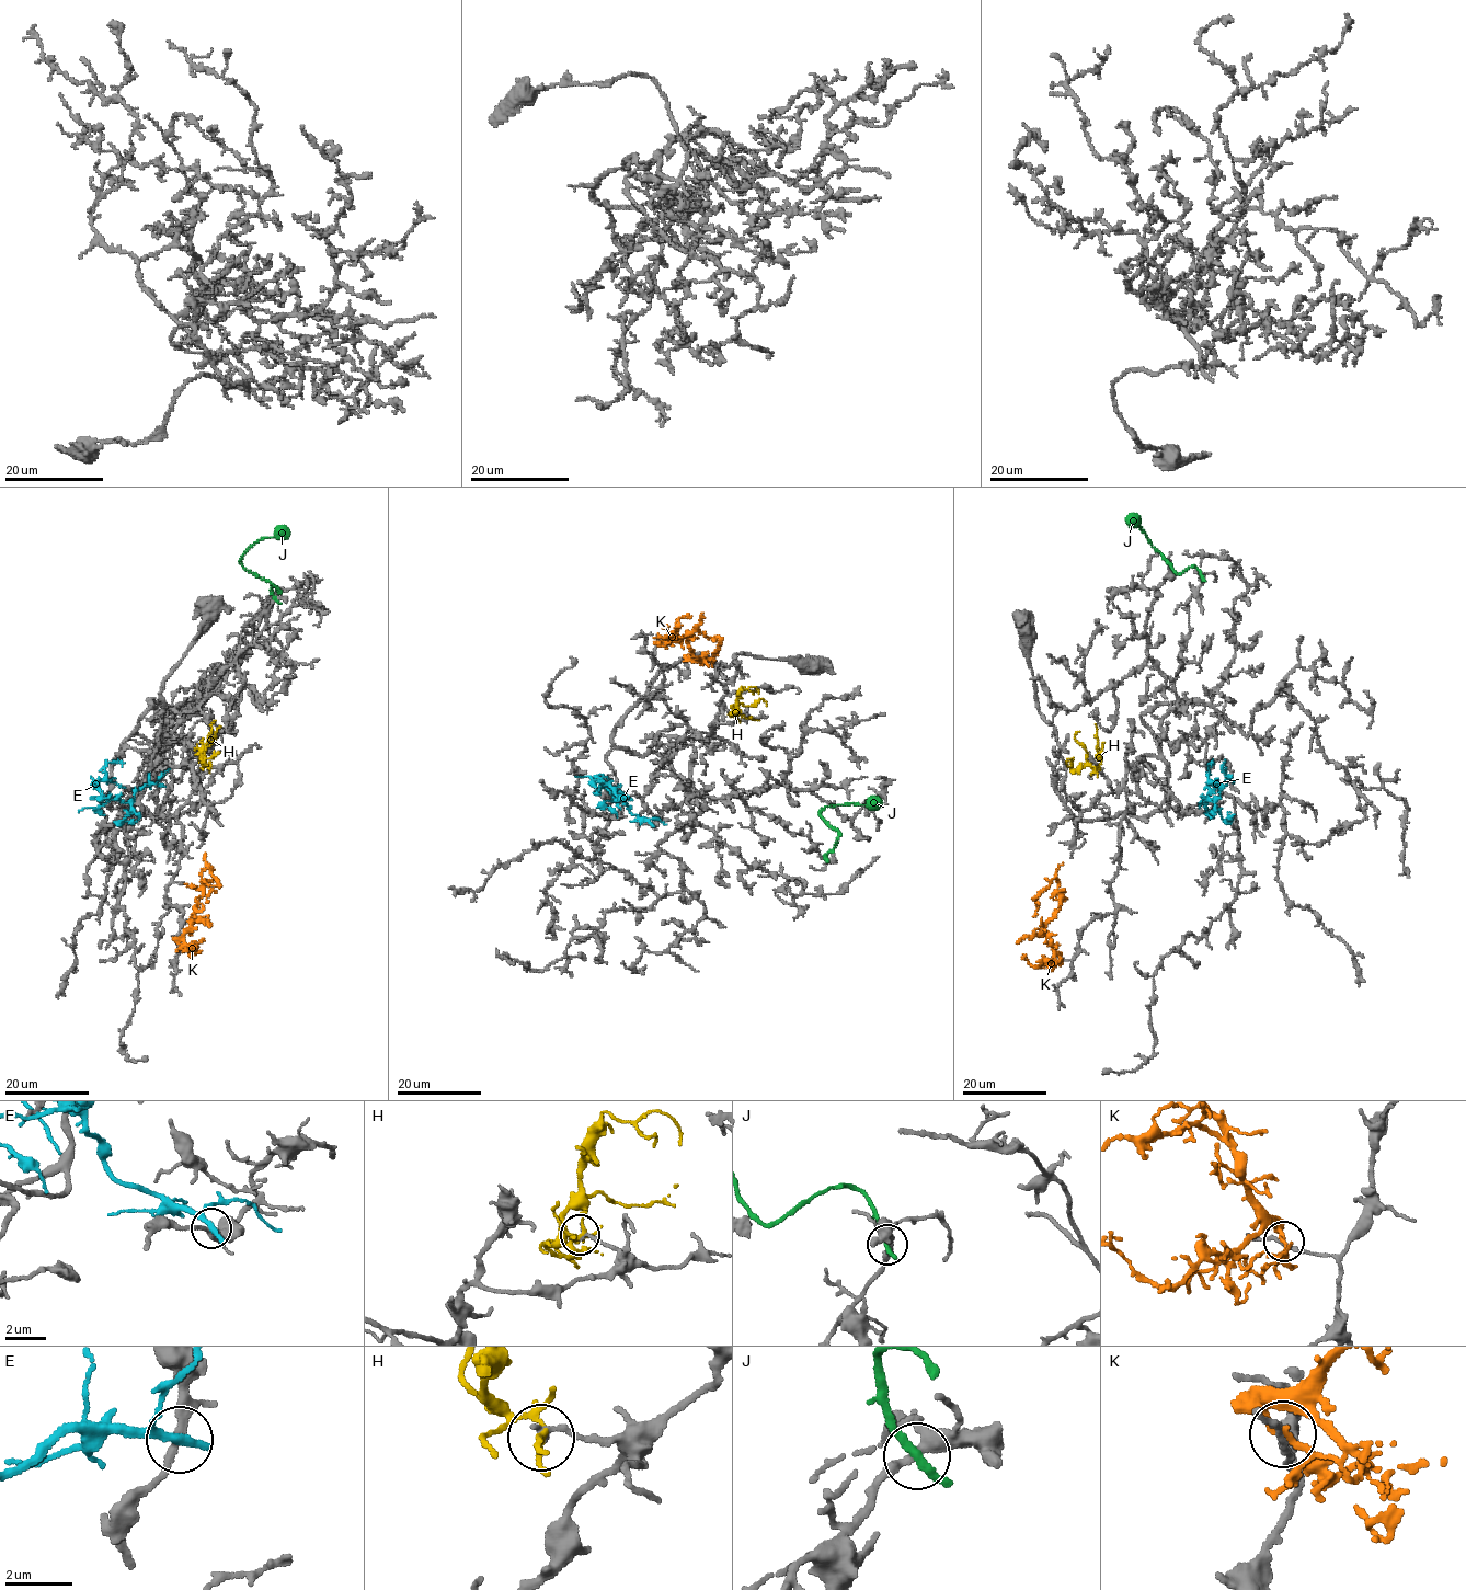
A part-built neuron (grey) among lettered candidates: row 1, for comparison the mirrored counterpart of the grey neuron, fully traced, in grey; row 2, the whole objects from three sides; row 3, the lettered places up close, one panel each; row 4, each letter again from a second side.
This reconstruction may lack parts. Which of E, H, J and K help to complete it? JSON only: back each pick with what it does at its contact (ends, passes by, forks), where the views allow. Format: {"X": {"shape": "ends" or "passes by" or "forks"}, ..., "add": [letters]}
{"add": []}

